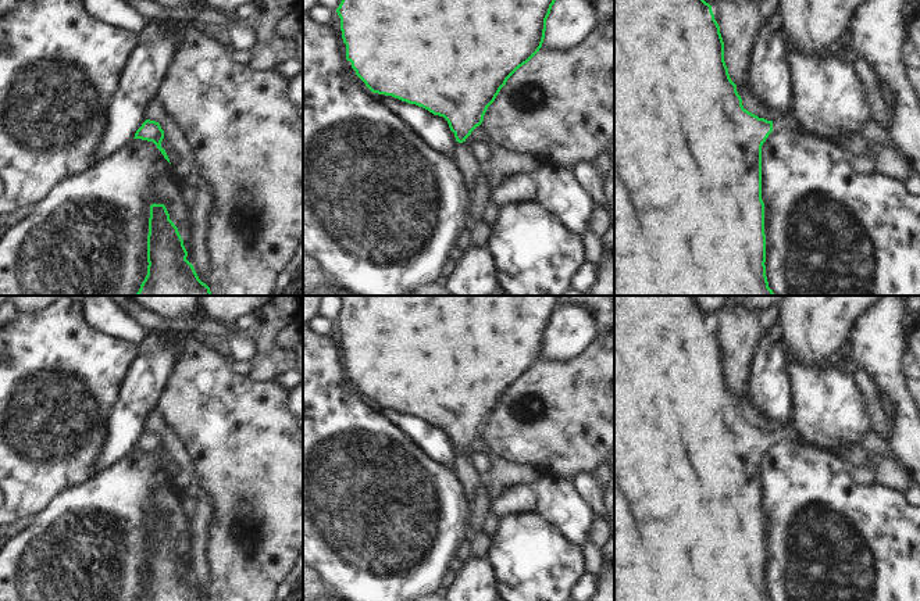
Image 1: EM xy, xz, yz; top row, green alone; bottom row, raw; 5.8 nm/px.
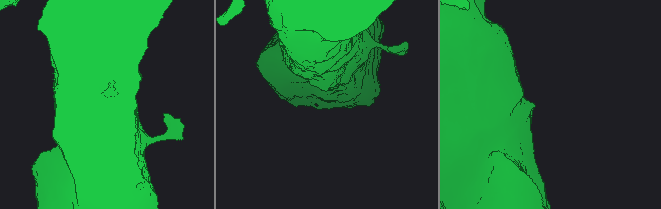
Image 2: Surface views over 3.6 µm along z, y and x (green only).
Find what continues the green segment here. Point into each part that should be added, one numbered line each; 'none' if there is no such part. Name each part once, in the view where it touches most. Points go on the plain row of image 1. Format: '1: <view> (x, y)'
1: xz (464, 469)

